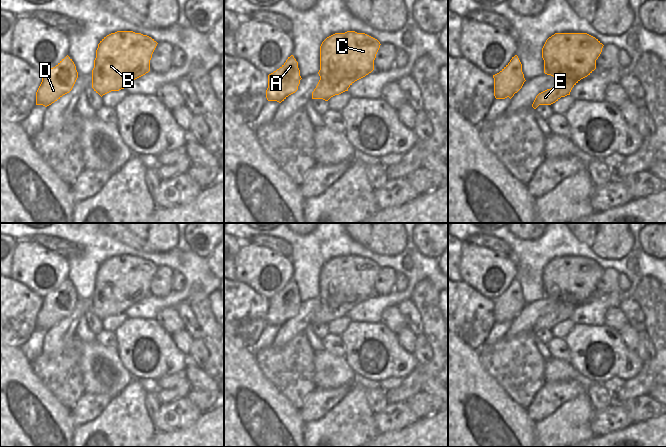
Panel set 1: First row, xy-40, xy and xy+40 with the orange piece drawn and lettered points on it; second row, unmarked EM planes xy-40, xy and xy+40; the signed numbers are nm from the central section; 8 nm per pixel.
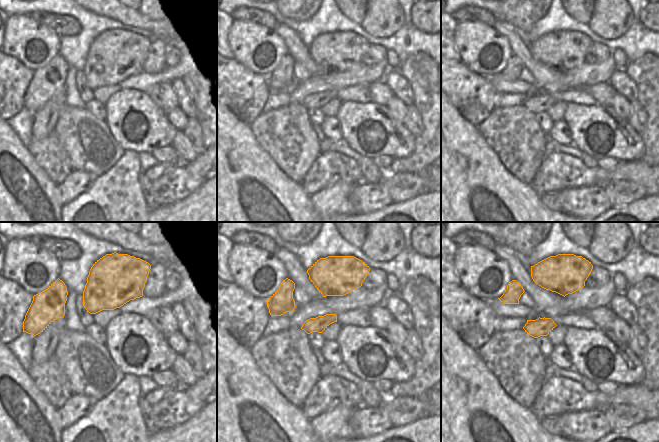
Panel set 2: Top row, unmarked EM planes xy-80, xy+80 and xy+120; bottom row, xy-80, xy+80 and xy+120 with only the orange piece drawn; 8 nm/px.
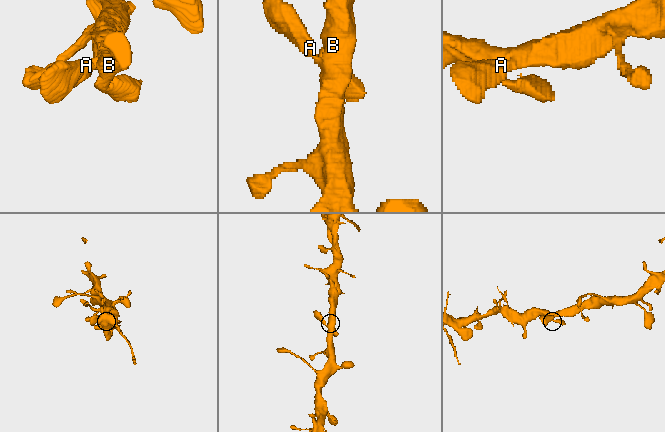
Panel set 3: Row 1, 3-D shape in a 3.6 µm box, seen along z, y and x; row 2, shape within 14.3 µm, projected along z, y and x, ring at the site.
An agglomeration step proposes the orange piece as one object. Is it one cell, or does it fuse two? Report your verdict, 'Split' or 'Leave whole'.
Leave whole.

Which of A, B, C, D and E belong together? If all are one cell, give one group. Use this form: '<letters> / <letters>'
A B C D E

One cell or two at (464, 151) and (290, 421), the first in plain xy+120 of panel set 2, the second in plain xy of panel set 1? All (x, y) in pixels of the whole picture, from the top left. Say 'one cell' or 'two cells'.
one cell

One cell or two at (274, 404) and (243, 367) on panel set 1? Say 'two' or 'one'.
one

